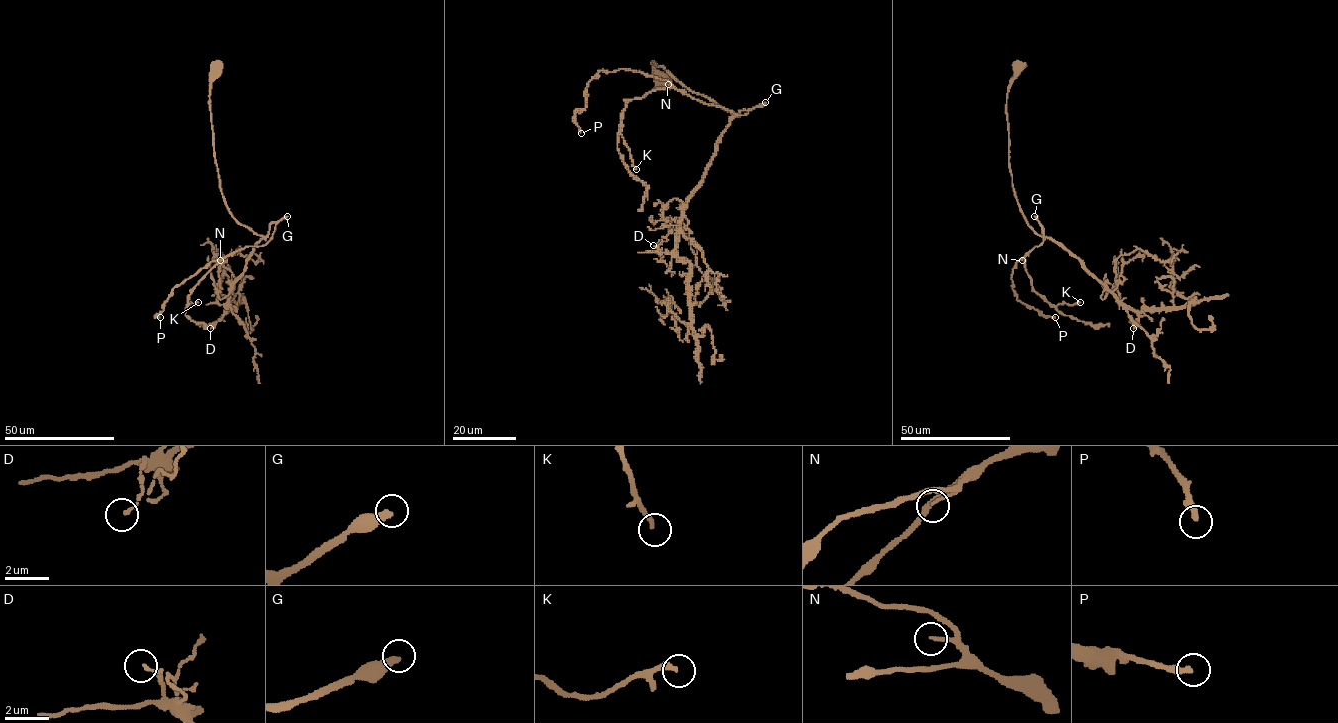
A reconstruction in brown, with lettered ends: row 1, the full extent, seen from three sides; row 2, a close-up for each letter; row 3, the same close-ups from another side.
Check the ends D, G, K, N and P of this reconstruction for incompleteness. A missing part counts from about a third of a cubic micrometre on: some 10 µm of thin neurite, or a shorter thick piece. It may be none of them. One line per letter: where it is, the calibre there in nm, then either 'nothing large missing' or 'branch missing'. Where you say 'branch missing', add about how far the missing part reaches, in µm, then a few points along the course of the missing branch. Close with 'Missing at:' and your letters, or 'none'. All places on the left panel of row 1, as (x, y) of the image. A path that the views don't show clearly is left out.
D: (210, 328) | 120 nm | nothing large missing
G: (287, 216) | 320 nm | branch missing | 170 µm
K: (198, 302) | 240 nm | branch missing | 5 µm
N: (220, 260) | 130 nm | nothing large missing
P: (160, 317) | 280 nm | nothing large missing
Missing at: G, K

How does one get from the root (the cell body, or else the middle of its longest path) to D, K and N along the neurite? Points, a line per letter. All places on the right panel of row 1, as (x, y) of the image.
D: (1018, 67), (1008, 89), (1007, 114), (1009, 165), (1022, 213), (1036, 233), (1060, 243), (1139, 313), (1133, 328)
K: (1018, 67), (1009, 165), (1024, 218), (1044, 228), (1025, 270), (1051, 305), (1080, 302)
N: (1018, 67), (1007, 98), (1009, 165), (1024, 218), (1042, 237), (1044, 228), (1039, 222), (1042, 242), (1022, 260)

